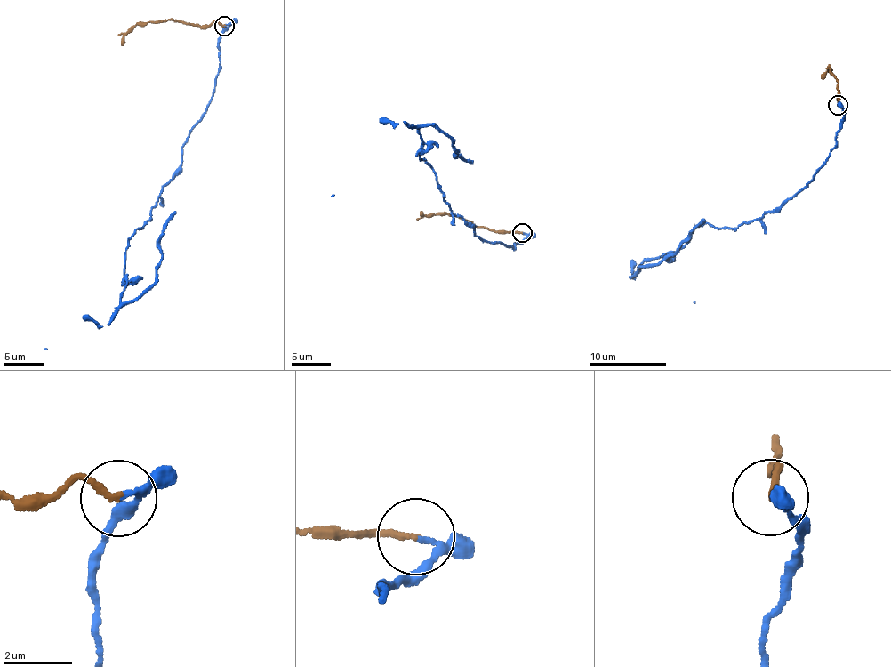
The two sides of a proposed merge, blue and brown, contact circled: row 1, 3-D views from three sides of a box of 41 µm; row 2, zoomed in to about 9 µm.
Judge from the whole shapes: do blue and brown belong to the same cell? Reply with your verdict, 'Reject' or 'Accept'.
Reject

